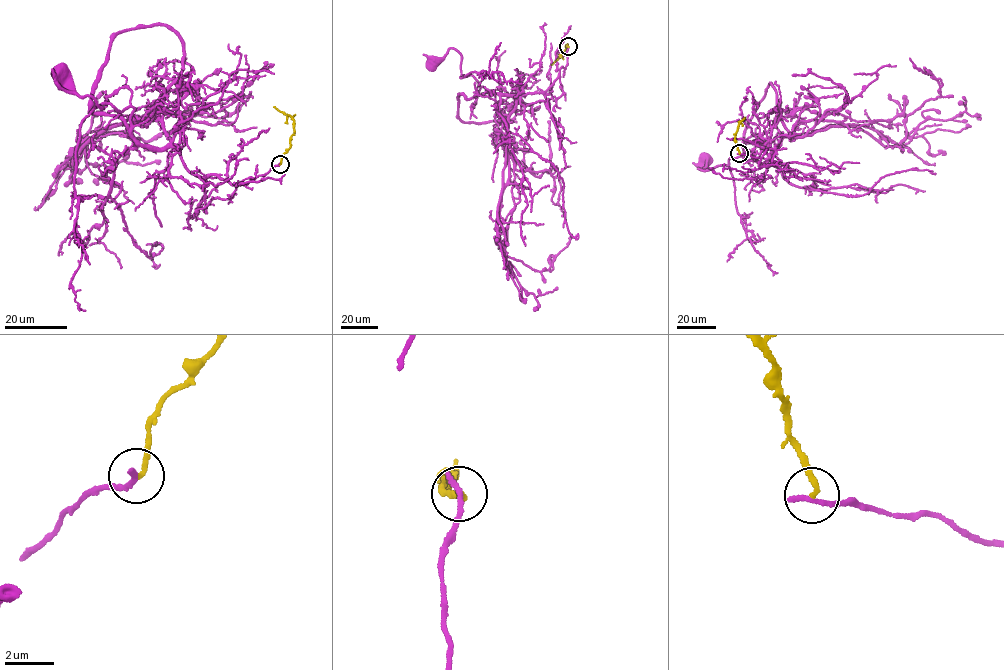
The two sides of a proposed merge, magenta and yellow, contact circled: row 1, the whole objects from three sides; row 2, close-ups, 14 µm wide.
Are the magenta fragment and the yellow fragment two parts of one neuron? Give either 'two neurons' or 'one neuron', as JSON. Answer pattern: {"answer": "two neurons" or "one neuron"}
{"answer": "two neurons"}

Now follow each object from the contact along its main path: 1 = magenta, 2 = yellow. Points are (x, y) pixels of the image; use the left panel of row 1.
1: (280, 164), (236, 186), (192, 173), (175, 149), (136, 141), (134, 107), (94, 108), (101, 107), (59, 71)
2: (280, 164), (290, 145), (294, 124), (293, 118), (273, 106)

